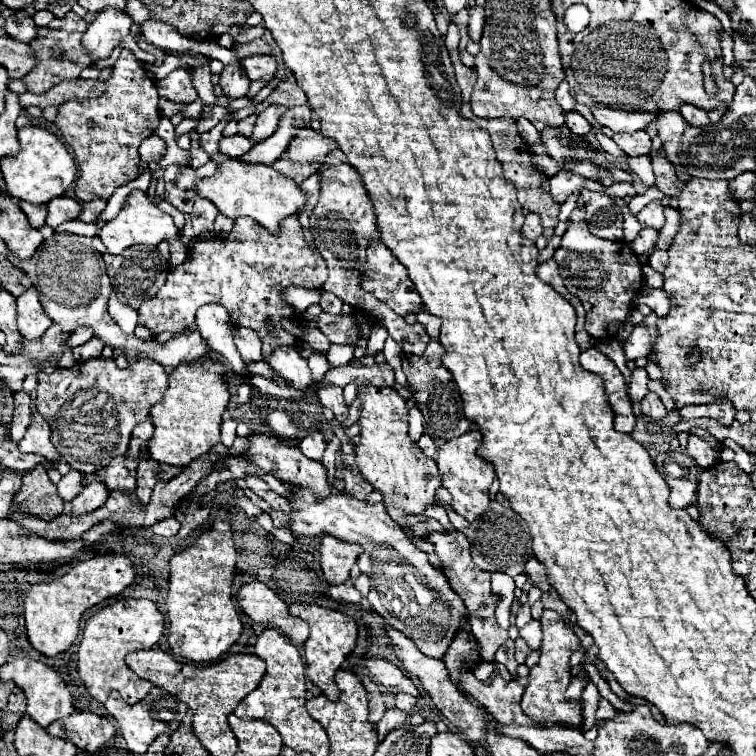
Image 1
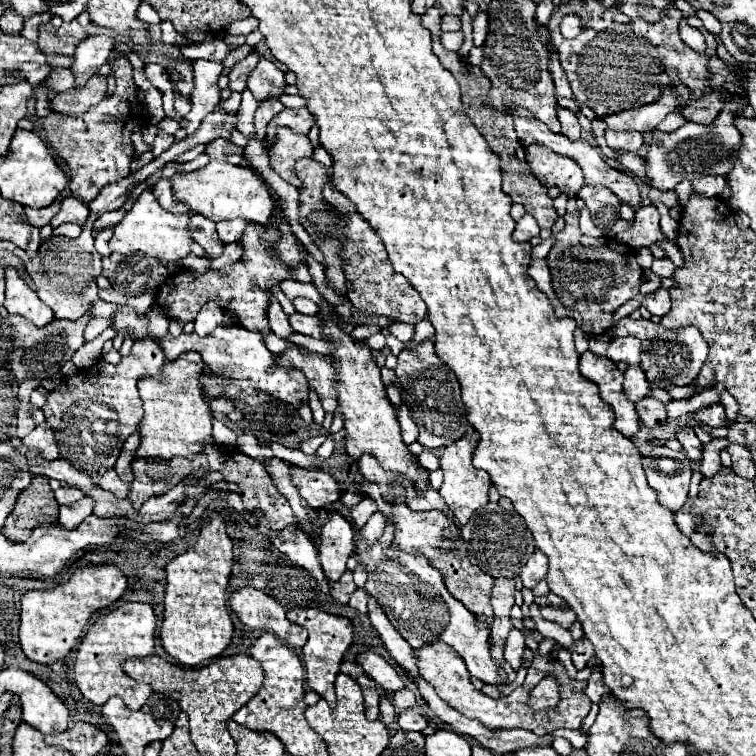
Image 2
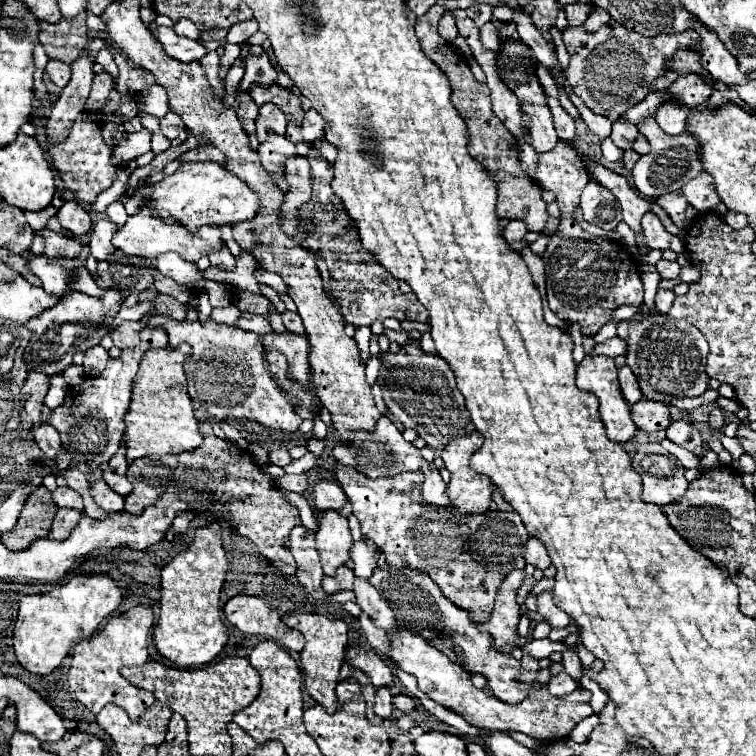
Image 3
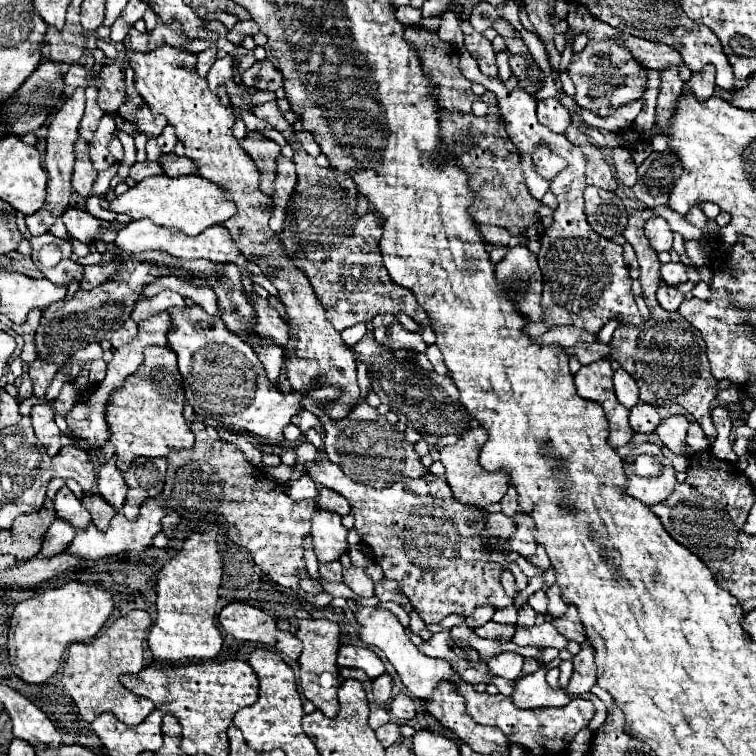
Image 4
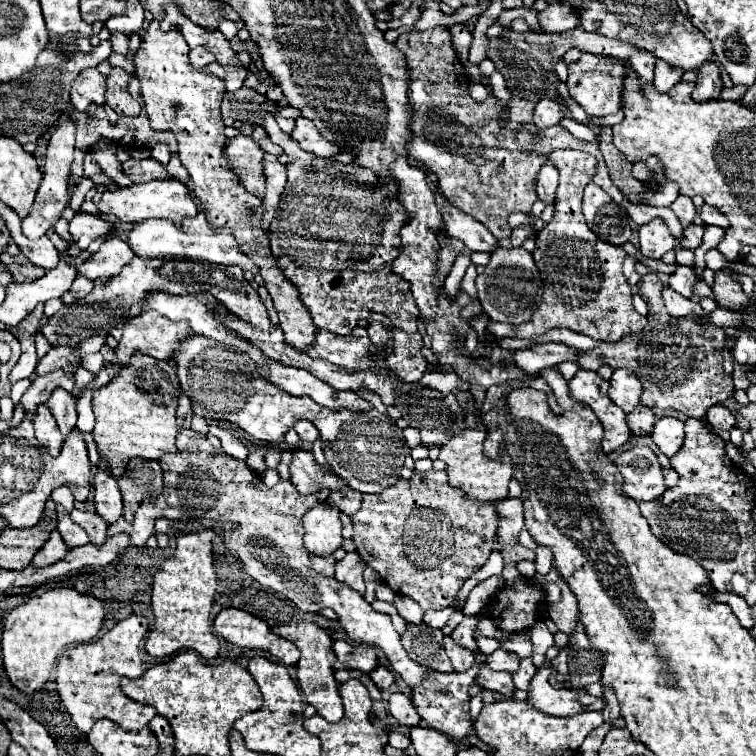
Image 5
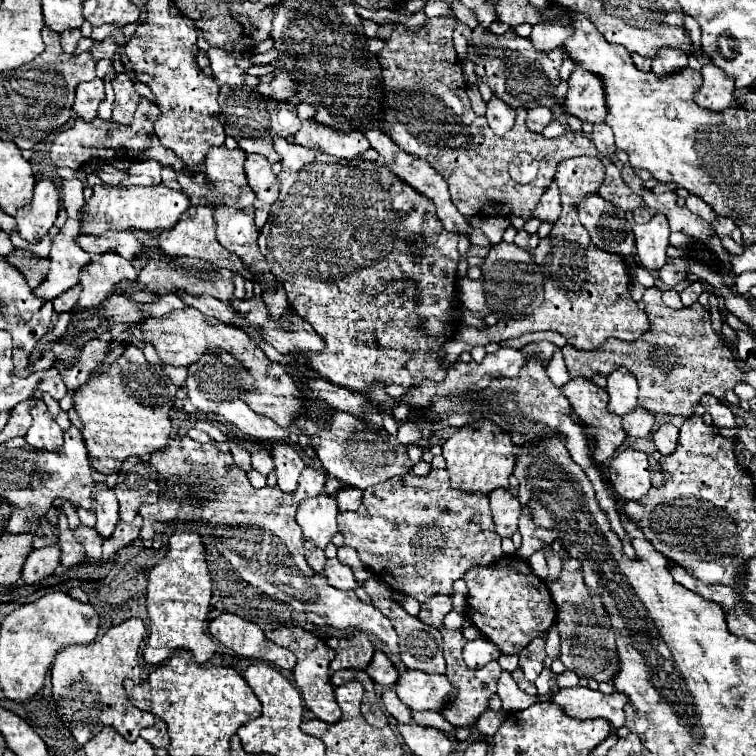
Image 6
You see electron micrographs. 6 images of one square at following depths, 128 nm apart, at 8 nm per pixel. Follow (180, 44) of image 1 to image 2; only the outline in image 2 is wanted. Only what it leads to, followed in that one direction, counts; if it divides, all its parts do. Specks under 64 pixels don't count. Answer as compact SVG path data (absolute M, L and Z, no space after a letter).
M162 20L162 22L160 22L160 28L162 28L162 44L164 44L164 46L188 44L188 40L174 30L174 26L172 26L170 20Z

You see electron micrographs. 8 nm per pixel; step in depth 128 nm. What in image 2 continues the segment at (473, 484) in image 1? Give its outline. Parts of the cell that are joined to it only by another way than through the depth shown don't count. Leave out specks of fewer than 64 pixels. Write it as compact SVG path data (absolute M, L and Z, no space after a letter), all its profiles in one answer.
M474 432L470 436L464 436L460 440L456 440L454 444L448 444L442 450L442 472L444 472L444 484L440 488L442 498L446 500L448 508L452 510L452 514L460 520L460 524L466 524L470 520L470 516L482 508L488 502L488 488L490 488L490 476L484 470L476 470L472 466L472 454L478 446L480 436Z

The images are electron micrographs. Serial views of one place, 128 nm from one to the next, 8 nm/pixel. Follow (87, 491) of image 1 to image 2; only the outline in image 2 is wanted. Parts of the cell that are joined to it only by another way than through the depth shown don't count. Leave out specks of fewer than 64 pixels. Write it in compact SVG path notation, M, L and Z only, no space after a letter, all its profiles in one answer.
M84 496L82 500L78 500L72 506L60 506L60 516L58 516L58 524L66 530L72 530L80 524L80 520L84 520L86 516L92 514L94 508L94 500Z

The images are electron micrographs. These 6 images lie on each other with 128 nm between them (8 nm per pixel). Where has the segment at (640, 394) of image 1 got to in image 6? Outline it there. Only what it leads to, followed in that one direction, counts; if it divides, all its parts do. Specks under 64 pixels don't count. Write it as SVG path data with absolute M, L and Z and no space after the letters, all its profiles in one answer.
M616 368L614 372L608 374L606 380L608 380L606 392L610 396L608 410L618 416L624 416L636 406L636 396L638 396L636 378L632 378L632 374L626 368Z

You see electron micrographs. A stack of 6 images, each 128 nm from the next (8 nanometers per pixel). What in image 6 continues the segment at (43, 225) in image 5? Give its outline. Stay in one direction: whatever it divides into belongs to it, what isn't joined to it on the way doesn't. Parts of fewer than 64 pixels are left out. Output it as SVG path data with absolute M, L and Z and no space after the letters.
M42 180L34 188L32 202L16 212L16 230L22 240L36 244L56 222L60 210L60 188L50 180Z

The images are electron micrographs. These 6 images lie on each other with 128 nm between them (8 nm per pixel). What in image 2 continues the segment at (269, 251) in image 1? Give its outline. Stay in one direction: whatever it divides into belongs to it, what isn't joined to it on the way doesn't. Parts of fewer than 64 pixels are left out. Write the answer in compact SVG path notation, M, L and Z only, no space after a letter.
M248 224L244 230L244 236L242 236L242 246L244 246L242 262L224 266L222 270L216 270L216 272L210 270L204 274L192 274L192 272L184 270L180 274L168 276L168 280L160 286L156 306L160 306L168 318L174 318L180 324L186 324L196 318L198 310L208 300L214 300L222 310L234 312L240 318L240 324L244 328L256 330L262 336L268 334L270 324L268 324L266 312L268 312L270 288L286 278L294 278L298 282L312 282L312 274L308 272L308 268L296 268L296 272L288 272L288 268L284 268L284 264L276 264L276 260L272 260L272 256L268 256L268 250L266 250L268 240L264 240L264 236L268 236L268 240L272 240L272 236L276 236L276 232L268 232L268 228L258 226L258 224Z

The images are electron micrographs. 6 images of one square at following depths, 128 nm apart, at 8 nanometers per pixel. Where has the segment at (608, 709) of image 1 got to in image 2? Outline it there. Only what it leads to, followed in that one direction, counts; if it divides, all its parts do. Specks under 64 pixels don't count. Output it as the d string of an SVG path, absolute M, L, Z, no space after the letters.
M591 677L587 681L585 693L589 697L591 702L599 703L604 692L608 692L608 689L606 688L602 680L598 681L595 678Z

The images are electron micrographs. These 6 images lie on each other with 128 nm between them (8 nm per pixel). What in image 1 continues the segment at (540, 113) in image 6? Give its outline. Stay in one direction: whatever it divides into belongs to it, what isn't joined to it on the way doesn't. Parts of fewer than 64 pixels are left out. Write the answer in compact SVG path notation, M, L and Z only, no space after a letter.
M566 112L564 116L566 116L566 126L574 136L586 136L592 130L588 120L584 116L580 116L578 112Z

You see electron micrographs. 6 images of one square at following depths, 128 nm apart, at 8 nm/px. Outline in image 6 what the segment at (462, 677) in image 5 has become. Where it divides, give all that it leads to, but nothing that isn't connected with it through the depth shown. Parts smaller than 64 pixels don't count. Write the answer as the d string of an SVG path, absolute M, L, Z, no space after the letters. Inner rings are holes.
M476 638L466 642L462 655L469 668L482 668L492 660L498 660L500 650L488 638ZM406 670L394 684L398 698L412 710L440 712L448 700L454 698L452 686L442 674L426 674L420 670Z

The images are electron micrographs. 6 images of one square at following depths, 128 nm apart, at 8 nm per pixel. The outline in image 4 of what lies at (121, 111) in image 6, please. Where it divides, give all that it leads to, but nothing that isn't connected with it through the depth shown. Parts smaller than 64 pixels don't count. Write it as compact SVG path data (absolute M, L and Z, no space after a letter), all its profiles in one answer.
M120 62L106 64L100 72L102 88L98 90L98 106L104 112L116 112L126 102L126 84L124 84L126 68Z

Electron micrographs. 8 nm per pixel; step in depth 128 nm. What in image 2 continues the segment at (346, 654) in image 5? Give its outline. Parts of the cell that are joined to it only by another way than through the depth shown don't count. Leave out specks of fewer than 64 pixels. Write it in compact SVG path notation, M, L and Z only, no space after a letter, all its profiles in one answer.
M366 650L356 656L356 662L364 668L364 674L370 676L386 692L396 692L396 690L404 688L404 682L400 678L400 674L396 672L396 668L390 662L386 662L380 654Z

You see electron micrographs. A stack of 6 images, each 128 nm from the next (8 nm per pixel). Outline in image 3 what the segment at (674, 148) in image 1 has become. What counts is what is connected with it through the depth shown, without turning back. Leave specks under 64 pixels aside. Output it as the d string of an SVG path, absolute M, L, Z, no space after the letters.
M674 98L664 100L660 104L660 108L656 110L656 122L668 136L684 134L686 132L686 118L688 118L688 108Z

